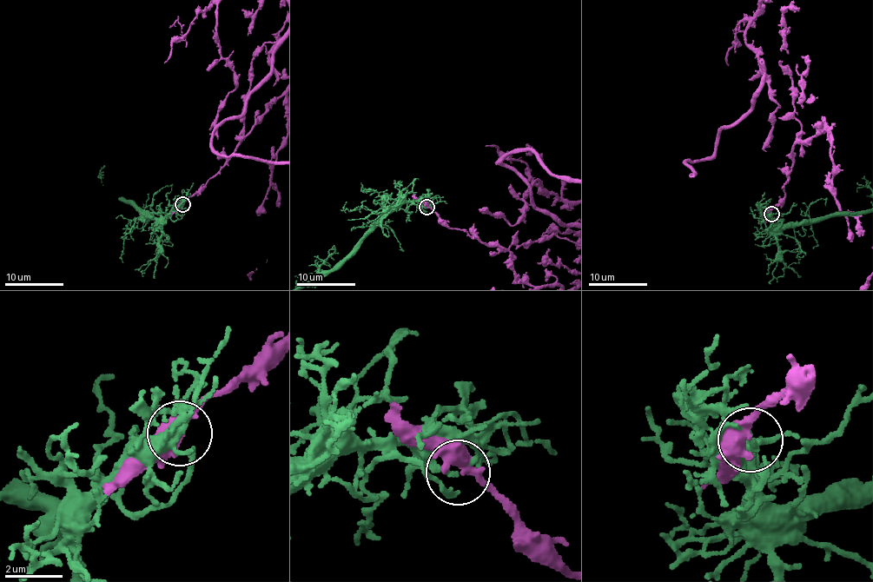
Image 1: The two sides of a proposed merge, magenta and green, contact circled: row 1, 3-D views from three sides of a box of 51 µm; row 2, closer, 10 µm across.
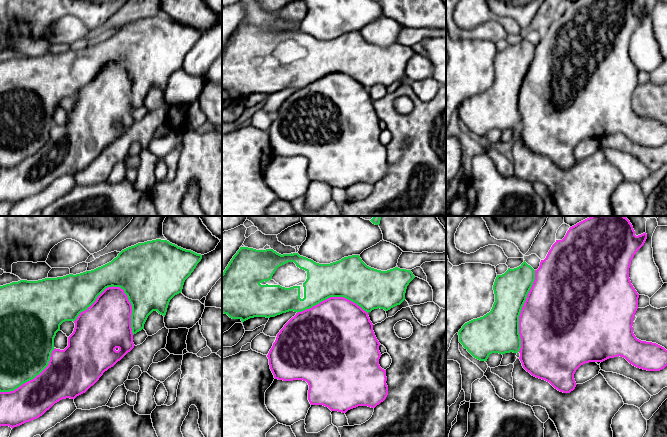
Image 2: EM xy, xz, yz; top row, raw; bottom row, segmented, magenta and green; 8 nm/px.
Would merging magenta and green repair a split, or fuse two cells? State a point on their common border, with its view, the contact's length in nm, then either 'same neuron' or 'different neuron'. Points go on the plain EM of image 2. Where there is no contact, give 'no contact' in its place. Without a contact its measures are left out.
xy (119, 63) | 500 nm | different neuron

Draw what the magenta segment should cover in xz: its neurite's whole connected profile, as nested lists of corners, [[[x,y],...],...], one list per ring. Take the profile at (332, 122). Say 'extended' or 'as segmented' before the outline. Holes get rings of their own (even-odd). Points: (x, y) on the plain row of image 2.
as segmented | [[[330,73],[310,85],[296,89],[277,110],[267,133],[275,155],[303,156],[308,159],[311,181],[323,181],[331,187],[346,189],[358,182],[375,184],[388,171],[386,146],[379,141],[379,122],[368,89],[344,73]]]

